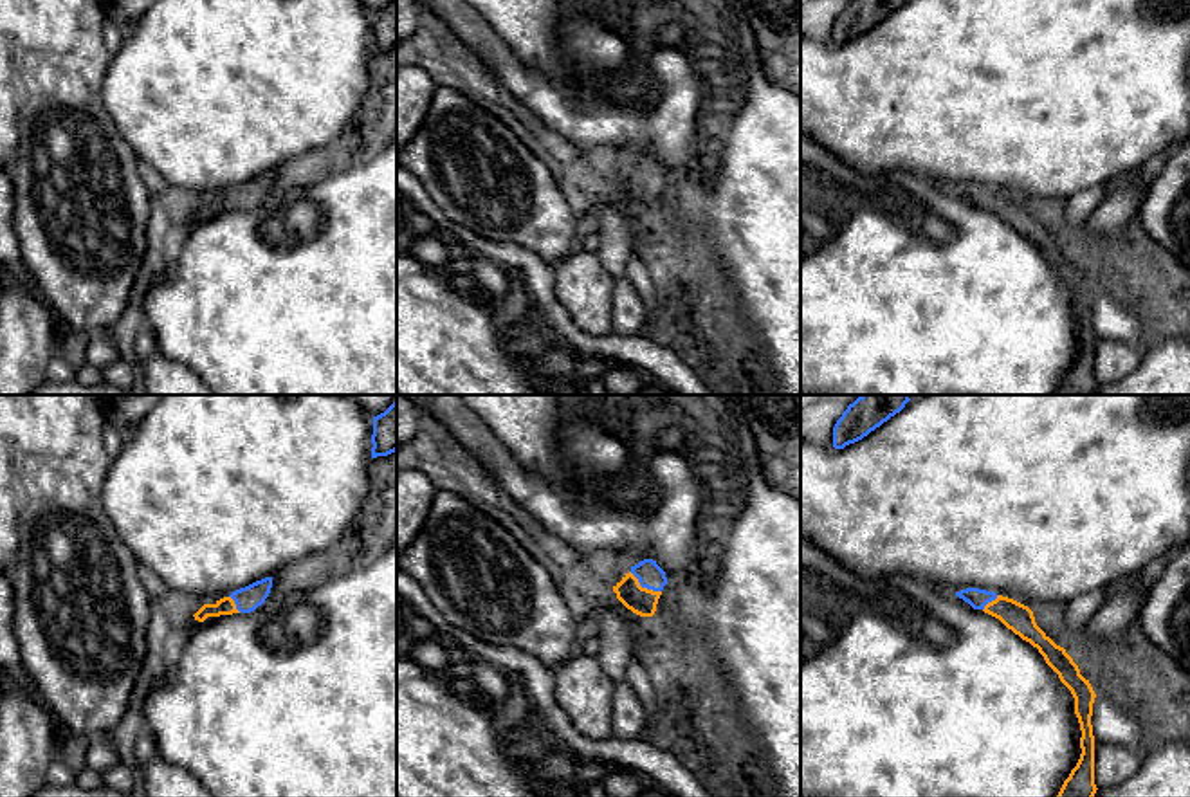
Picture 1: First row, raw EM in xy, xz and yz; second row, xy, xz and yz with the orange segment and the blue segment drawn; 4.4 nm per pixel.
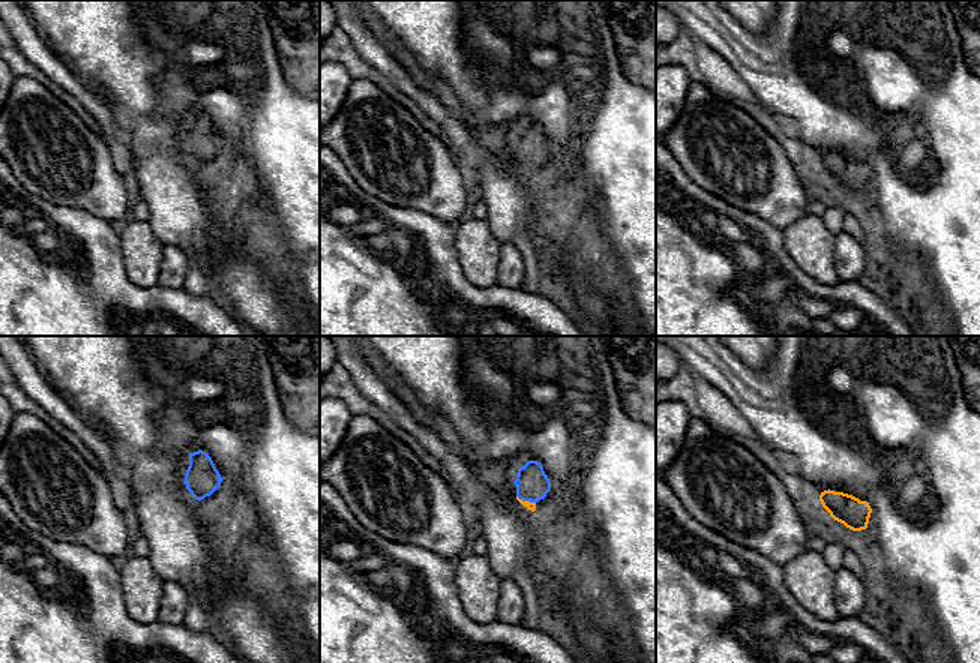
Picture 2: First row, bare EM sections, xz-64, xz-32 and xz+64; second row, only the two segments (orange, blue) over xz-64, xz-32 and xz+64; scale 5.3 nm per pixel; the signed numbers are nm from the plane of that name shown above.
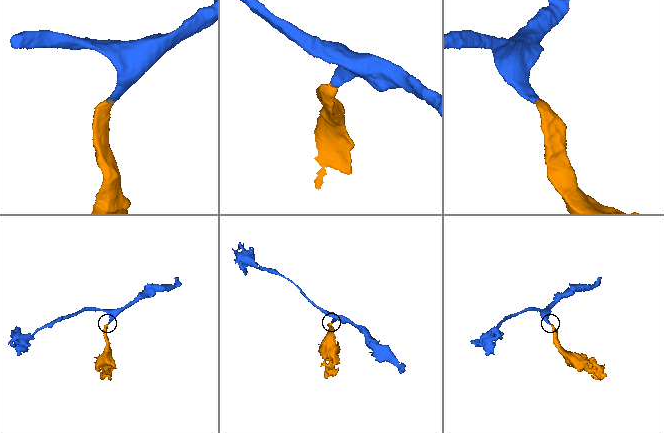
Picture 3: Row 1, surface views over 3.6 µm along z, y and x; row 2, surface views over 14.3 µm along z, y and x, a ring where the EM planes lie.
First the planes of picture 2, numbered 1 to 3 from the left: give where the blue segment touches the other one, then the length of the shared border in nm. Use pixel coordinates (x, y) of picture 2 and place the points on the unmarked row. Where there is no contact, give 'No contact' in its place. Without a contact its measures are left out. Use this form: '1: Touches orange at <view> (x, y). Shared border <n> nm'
1: No contact
2: Touches orange at xz-32 (526, 165). Shared border 110 nm
3: No contact

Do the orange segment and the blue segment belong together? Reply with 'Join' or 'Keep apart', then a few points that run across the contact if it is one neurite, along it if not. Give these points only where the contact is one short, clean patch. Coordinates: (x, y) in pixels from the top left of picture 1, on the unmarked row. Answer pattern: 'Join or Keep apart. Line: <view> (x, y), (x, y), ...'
Join. Line: xz (640, 197), (644, 184), (649, 172)

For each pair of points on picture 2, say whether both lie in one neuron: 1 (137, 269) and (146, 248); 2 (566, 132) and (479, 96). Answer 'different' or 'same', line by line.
1: same
2: different

